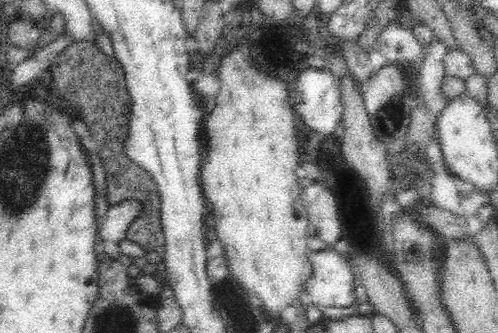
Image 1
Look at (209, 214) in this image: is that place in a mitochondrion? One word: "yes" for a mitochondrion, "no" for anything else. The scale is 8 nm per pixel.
no

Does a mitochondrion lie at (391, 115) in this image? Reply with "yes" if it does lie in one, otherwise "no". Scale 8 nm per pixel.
yes

